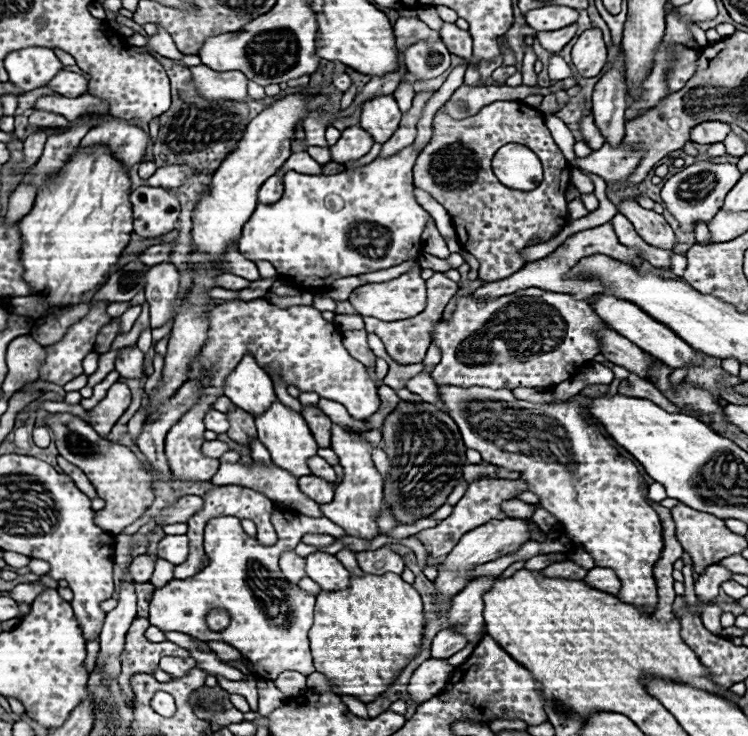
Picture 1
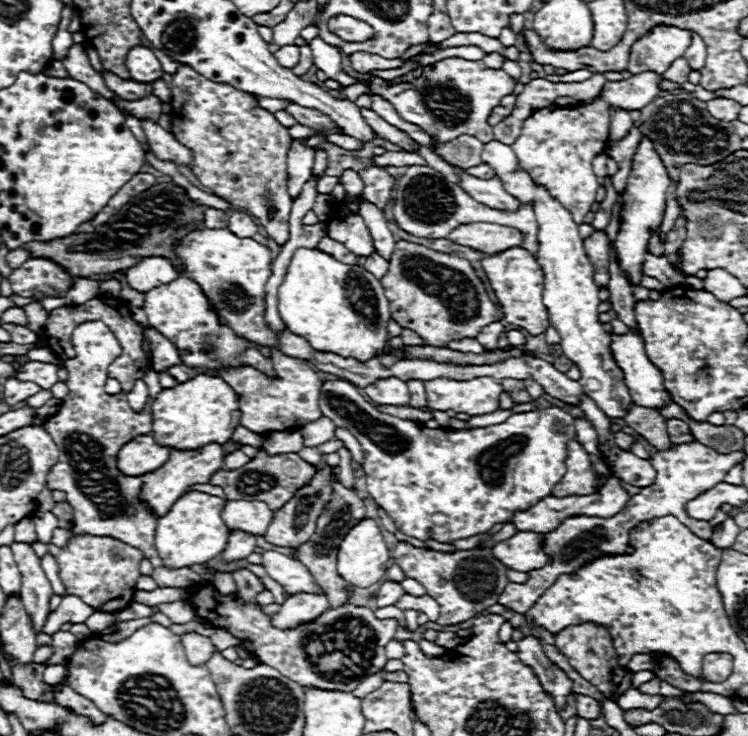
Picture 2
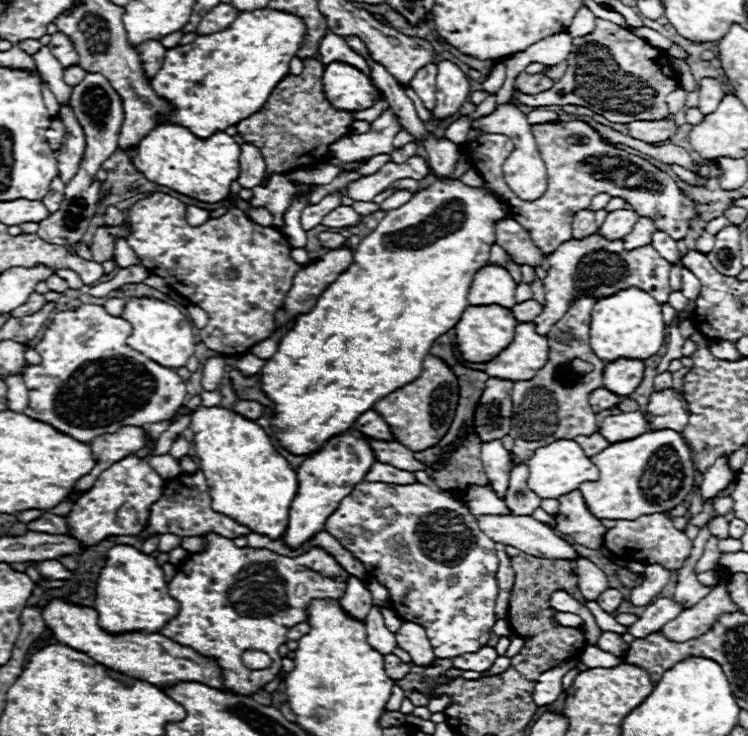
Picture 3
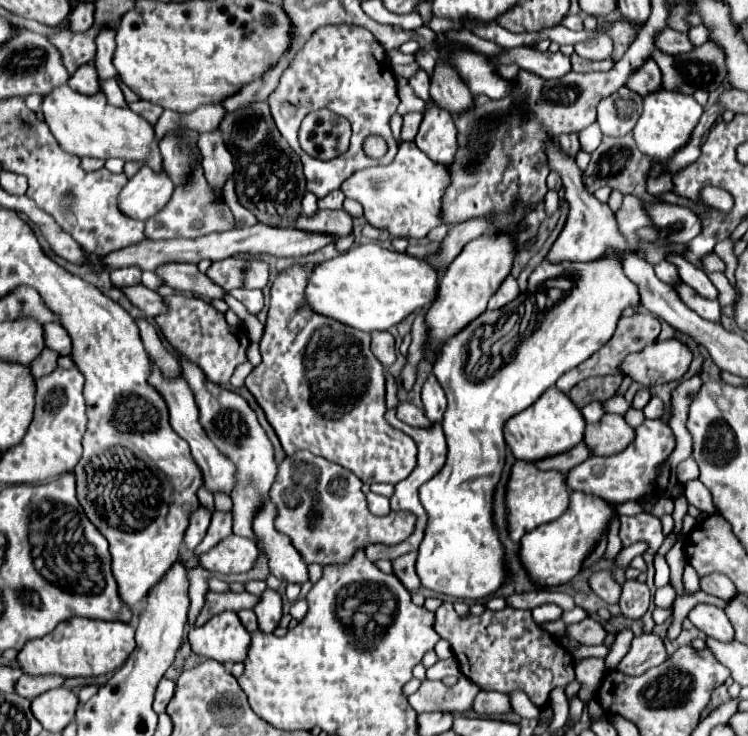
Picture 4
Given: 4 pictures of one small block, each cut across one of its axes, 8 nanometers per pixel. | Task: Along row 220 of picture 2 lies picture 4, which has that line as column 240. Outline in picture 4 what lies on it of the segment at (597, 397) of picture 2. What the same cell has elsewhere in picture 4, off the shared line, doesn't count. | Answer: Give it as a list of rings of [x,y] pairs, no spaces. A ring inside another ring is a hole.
[[[232,534],[230,538],[222,540],[210,552],[200,556],[200,566],[208,572],[218,574],[244,574],[254,568],[258,560],[258,548],[252,540]]]

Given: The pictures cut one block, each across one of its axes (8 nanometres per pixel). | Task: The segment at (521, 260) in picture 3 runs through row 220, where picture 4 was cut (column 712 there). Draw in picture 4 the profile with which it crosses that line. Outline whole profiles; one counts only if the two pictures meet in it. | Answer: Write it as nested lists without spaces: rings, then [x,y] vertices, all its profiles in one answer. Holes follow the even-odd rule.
[[[692,480],[686,484],[686,500],[688,500],[688,504],[696,506],[700,512],[704,512],[708,516],[720,516],[710,498],[710,490],[706,490],[706,486],[698,480]]]

